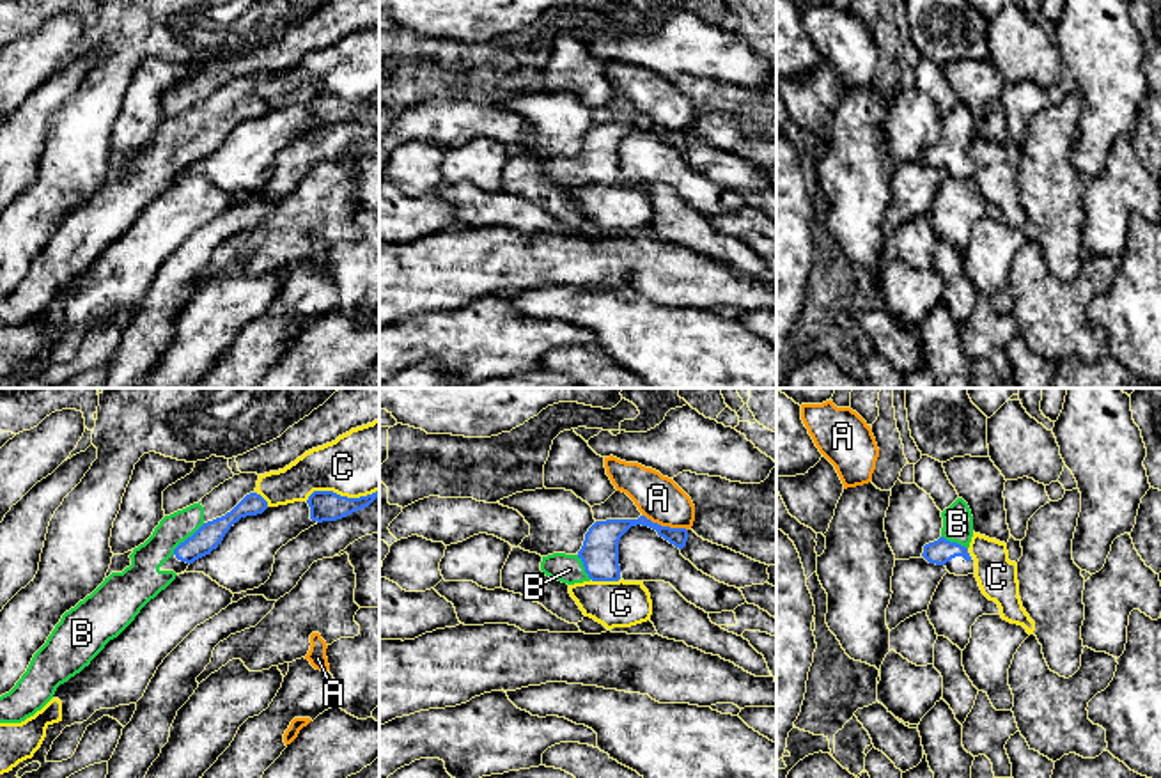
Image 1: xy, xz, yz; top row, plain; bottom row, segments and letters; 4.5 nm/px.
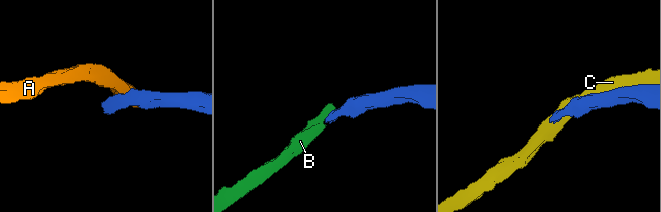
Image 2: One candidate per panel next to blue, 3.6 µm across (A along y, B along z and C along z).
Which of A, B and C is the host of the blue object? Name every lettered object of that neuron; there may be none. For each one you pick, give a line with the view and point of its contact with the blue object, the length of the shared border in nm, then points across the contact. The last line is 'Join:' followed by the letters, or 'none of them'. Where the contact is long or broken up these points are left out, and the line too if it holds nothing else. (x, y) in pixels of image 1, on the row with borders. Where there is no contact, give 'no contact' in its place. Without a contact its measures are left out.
B: xy (188, 537) | 200 nm | across xy (208, 537), (188, 537), (169, 537), (146, 560)
Join: B

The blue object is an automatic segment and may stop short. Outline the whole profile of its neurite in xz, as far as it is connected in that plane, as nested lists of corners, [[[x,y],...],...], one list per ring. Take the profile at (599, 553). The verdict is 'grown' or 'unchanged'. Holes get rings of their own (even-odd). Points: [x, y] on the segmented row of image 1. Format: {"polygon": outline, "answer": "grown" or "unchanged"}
{"polygon": [[[645,516],[638,519],[596,521],[585,533],[581,549],[576,555],[553,553],[542,556],[542,574],[567,585],[583,581],[619,581],[619,541],[631,526],[649,526],[659,537],[682,549],[688,541],[686,528],[670,528],[652,523]]], "answer": "grown"}

